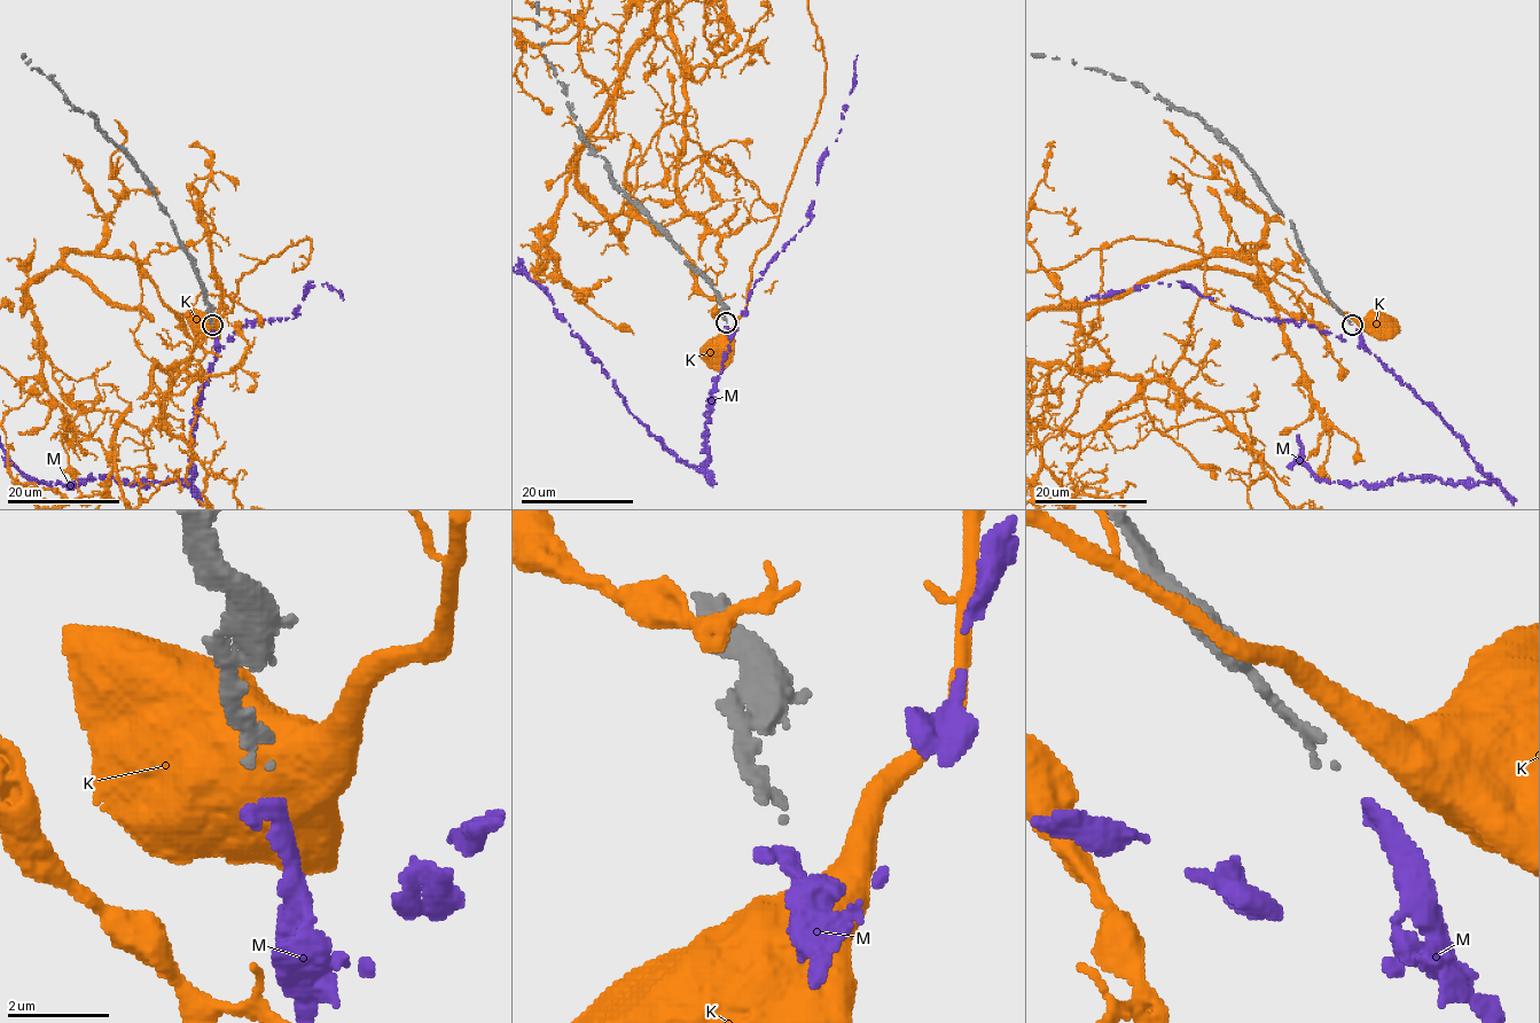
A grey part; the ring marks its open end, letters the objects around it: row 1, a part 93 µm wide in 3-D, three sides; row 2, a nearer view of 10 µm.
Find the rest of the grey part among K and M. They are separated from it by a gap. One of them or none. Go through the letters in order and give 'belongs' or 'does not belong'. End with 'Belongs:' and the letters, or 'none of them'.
K: does not belong
M: belongs
Belongs: M

